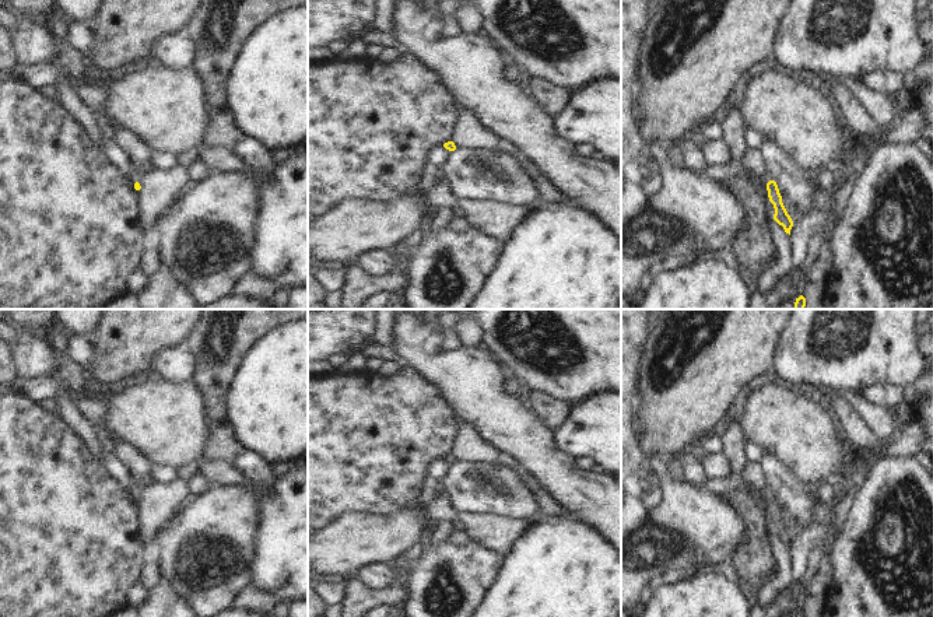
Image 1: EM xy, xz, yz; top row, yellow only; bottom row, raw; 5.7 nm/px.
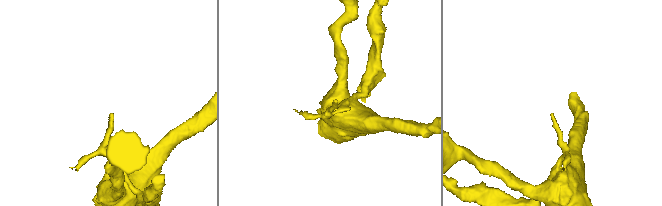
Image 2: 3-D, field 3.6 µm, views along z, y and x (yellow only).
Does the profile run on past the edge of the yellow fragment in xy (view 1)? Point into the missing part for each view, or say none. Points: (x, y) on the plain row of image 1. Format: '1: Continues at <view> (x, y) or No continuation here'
1: No continuation here.

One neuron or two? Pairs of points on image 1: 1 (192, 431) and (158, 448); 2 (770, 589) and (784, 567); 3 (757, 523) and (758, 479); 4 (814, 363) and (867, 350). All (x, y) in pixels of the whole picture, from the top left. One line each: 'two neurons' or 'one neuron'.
1: one neuron
2: one neuron
3: two neurons
4: one neuron

